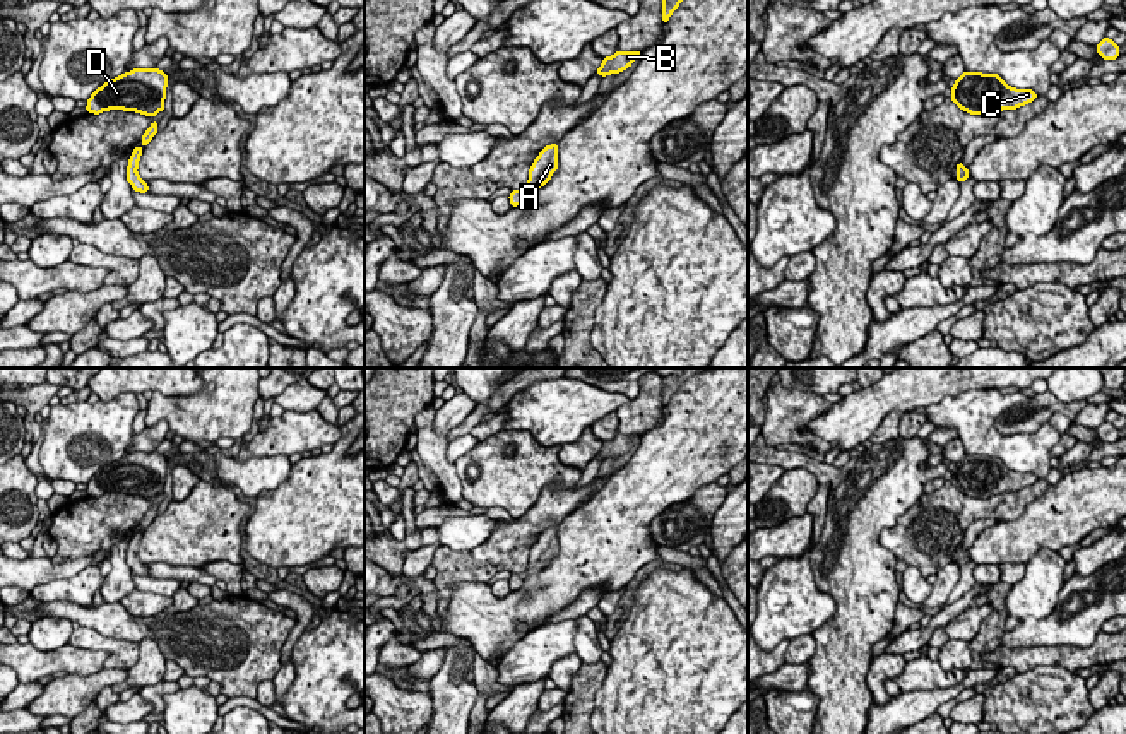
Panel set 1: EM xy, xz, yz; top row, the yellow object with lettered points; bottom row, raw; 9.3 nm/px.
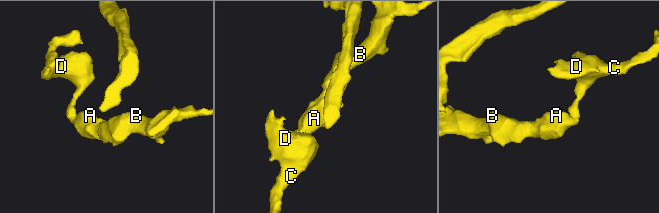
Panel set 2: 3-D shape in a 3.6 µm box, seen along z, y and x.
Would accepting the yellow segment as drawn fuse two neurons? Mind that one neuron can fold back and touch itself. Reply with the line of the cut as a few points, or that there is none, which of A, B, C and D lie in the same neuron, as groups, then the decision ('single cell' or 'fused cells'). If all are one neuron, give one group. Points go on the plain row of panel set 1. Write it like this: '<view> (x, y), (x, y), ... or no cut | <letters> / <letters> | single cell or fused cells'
no cut | A B C D | single cell

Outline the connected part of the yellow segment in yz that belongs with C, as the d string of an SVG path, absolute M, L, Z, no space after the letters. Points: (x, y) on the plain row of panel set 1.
M963 455L951 471L951 484L970 498L1016 493L1037 482L1032 472L1010 471L998 457Z

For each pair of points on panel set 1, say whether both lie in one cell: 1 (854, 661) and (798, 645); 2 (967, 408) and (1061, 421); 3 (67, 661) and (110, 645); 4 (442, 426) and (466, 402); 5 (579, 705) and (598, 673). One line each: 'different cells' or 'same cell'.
1: different cells
2: different cells
3: different cells
4: same cell
5: same cell

